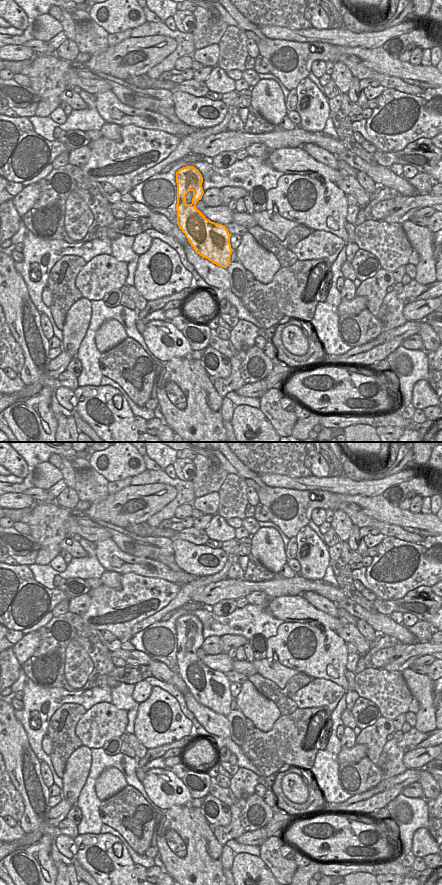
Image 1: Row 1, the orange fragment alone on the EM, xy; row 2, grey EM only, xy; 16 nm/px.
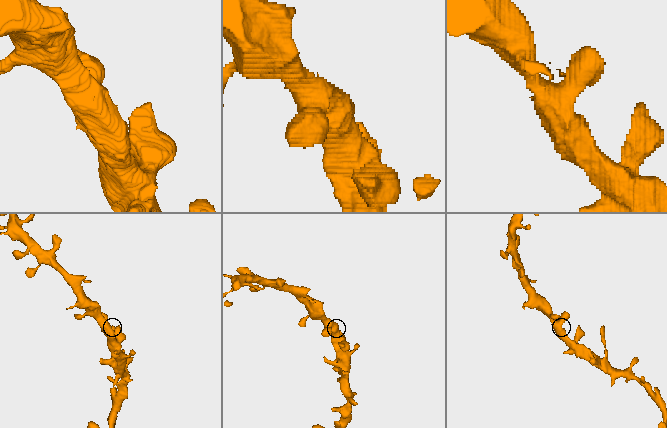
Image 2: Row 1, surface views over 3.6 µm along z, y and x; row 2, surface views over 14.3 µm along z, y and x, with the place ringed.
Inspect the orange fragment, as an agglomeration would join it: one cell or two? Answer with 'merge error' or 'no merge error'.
no merge error

